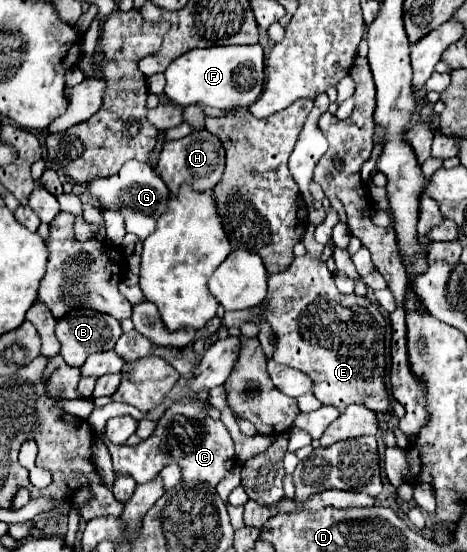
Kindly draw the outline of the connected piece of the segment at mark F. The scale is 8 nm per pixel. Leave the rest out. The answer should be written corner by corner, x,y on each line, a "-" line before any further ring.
211,46
195,48
179,56
165,70
167,86
165,96
171,104
189,106
203,102
219,110
249,108
263,90
265,66
263,66
263,48
255,46

